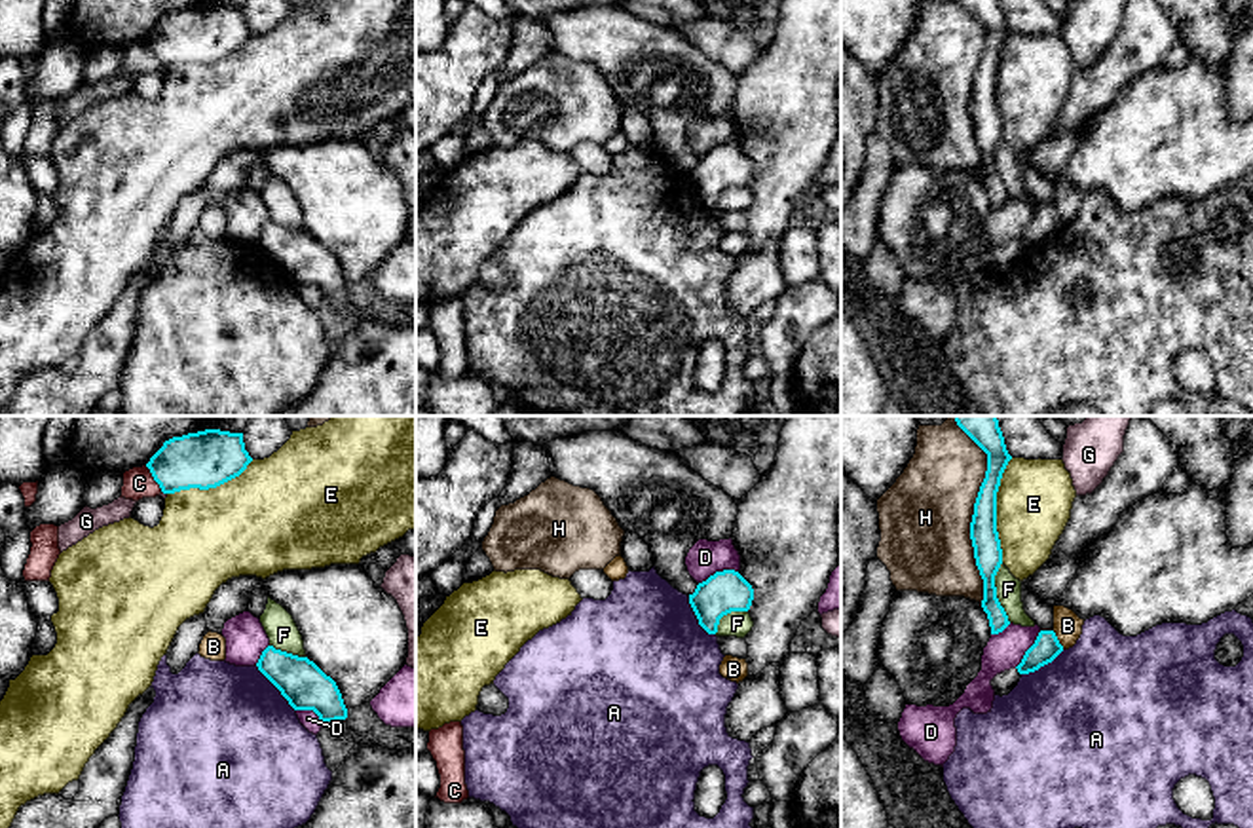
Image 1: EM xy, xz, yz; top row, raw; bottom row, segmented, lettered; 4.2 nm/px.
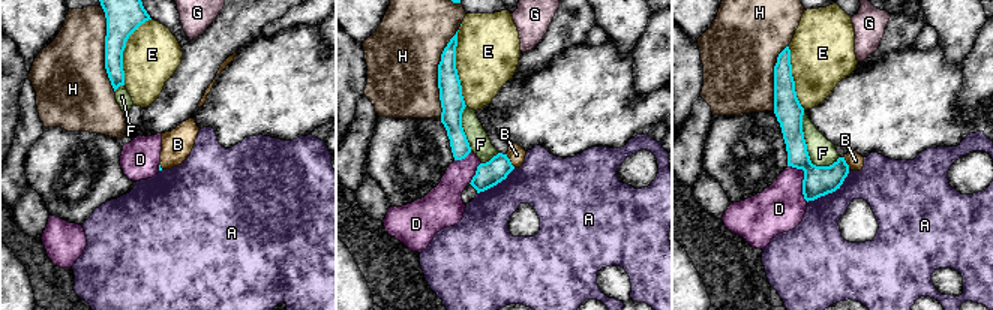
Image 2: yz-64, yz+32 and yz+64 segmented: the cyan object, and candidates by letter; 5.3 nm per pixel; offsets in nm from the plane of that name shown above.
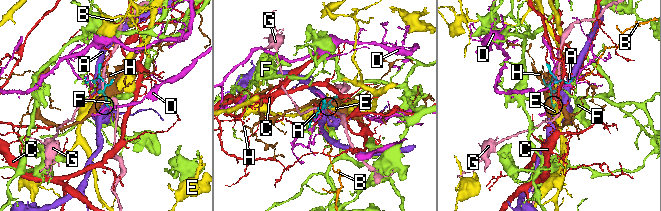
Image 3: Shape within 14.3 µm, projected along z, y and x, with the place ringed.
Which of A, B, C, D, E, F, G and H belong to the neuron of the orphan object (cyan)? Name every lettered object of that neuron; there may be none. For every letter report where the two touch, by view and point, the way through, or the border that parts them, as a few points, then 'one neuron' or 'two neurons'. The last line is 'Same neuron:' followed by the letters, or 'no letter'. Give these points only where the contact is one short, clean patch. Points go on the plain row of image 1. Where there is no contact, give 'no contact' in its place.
A: meets cyan in xy at (276, 261); border along xy (257, 240), (295, 285); two neurons
B: meets cyan in yz at (1058, 215); border along yz (1052, 206), (1064, 223); two neurons
C: meets cyan in xy at (154, 54); two neurons
D: meets cyan in xz at (718, 147); two neurons
E: meets cyan in yz at (995, 86); two neurons
F: meets cyan in yz at (995, 168); two neurons
G: meets cyan in xy at (164, 67); two neurons
H: meets cyan in yz at (972, 90); two neurons
Same neuron: no letter

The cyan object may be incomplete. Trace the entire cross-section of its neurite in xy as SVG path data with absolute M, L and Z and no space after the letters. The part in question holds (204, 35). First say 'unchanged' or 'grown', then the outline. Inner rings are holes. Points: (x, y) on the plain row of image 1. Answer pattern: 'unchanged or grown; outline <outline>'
unchanged; outline M205 4L165 15L146 42L163 68L175 68L216 63L239 51L251 36L243 8Z

